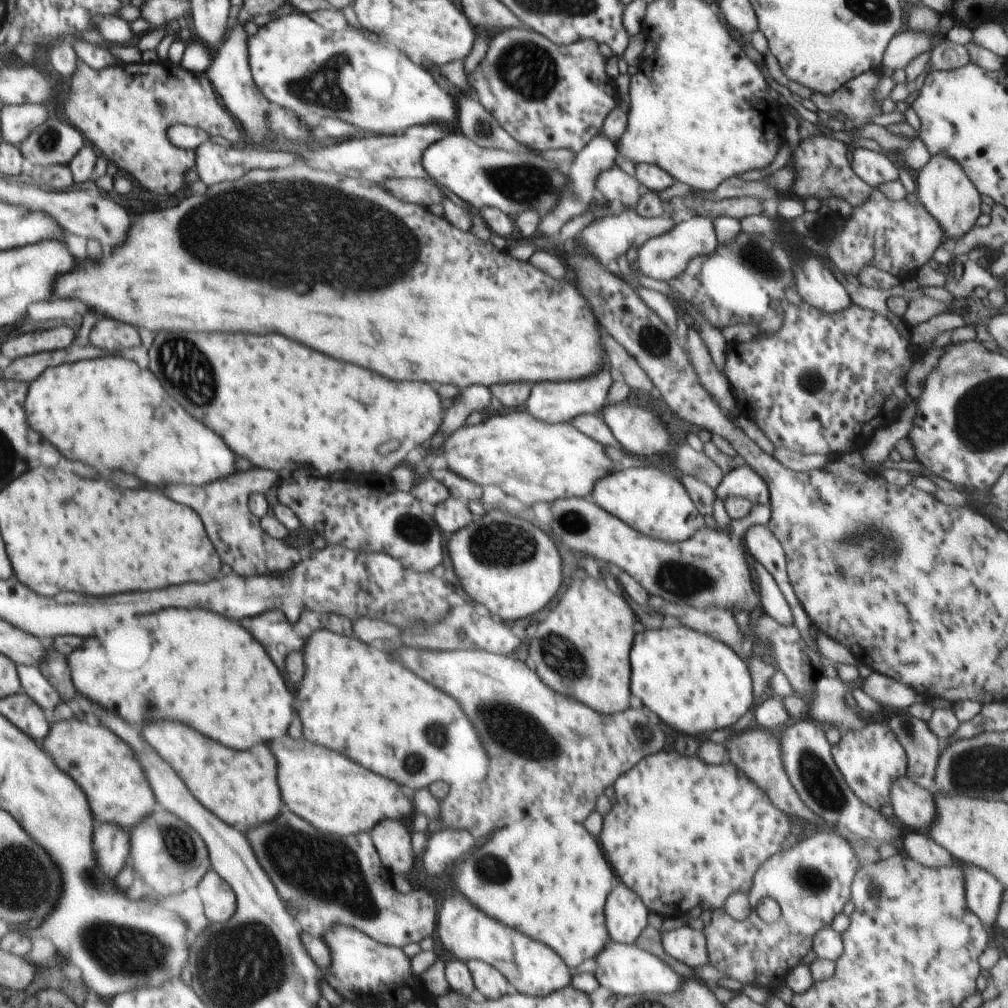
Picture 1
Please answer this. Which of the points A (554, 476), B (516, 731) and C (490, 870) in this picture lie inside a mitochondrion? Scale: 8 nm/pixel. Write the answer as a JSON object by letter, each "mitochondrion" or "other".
{"A":"other","B":"mitochondrion","C":"mitochondrion"}

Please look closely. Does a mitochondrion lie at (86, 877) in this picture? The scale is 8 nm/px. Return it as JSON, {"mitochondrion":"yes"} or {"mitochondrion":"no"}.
{"mitochondrion":"yes"}

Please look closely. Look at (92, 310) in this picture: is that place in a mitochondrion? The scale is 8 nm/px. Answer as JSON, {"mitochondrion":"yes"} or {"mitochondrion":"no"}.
{"mitochondrion":"no"}

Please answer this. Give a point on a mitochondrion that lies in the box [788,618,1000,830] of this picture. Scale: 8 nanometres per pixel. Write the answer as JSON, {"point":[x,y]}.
{"point":[817,779]}

